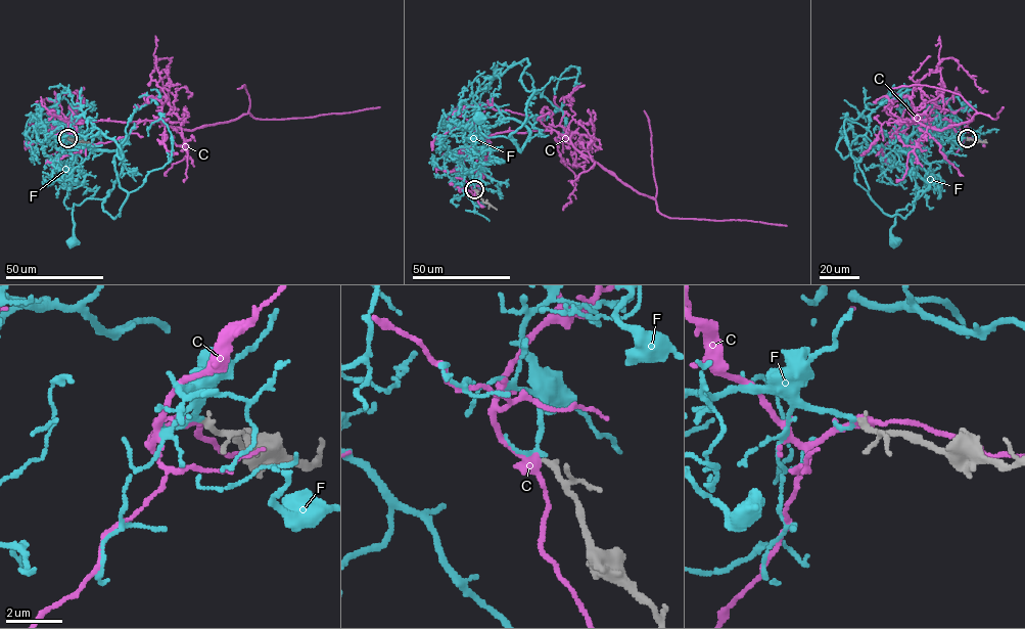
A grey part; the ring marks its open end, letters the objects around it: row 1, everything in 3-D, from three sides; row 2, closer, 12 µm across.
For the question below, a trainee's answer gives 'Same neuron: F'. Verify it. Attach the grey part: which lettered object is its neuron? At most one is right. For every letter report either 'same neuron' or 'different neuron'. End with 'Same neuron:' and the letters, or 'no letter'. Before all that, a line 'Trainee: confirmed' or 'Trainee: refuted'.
Trainee: confirmed
C: different neuron
F: same neuron
Same neuron: F

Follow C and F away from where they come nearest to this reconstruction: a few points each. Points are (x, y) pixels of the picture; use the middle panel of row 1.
C: (474, 189), (473, 145), (480, 139), (555, 130), (668, 217), (786, 225)
F: (474, 188), (483, 149), (478, 130), (515, 119), (530, 136), (520, 151), (509, 139), (485, 136), (478, 118)

